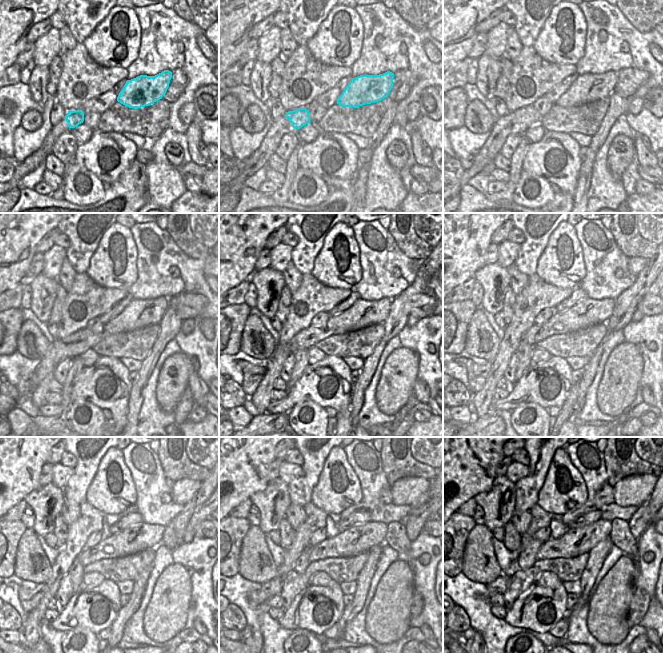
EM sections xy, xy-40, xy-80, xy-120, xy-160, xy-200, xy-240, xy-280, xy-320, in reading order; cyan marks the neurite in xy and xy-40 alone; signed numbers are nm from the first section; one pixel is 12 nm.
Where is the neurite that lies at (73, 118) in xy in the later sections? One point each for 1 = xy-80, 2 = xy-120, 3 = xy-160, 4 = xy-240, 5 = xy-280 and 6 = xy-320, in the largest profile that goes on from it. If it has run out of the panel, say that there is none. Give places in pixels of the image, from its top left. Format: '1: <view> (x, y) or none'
1: xy-80 (526, 117)
2: xy-120 (139, 313)
3: xy-160 (363, 313)
4: xy-240 (143, 536)
5: xy-280 (361, 538)
6: xy-320 (576, 541)

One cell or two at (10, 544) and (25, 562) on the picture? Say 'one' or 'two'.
two

